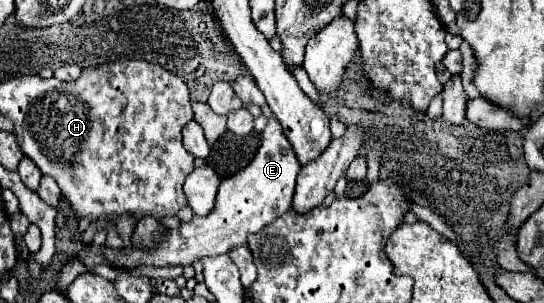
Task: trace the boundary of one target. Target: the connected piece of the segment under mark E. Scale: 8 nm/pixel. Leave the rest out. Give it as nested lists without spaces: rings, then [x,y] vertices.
[[[270,119],[262,133],[262,143],[252,163],[246,169],[238,171],[236,175],[222,179],[218,197],[216,197],[216,207],[208,217],[194,215],[194,219],[188,223],[182,223],[178,231],[170,231],[166,237],[160,239],[152,255],[138,251],[134,247],[128,257],[120,257],[120,259],[118,259],[120,251],[104,249],[102,253],[106,261],[112,261],[112,263],[116,261],[120,263],[120,267],[126,267],[126,269],[138,267],[138,265],[154,265],[154,267],[184,265],[186,267],[206,255],[230,253],[230,249],[238,245],[246,245],[246,239],[250,233],[258,233],[264,225],[282,217],[290,209],[298,171],[300,171],[300,163],[292,151],[290,141],[282,135],[278,119]]]

